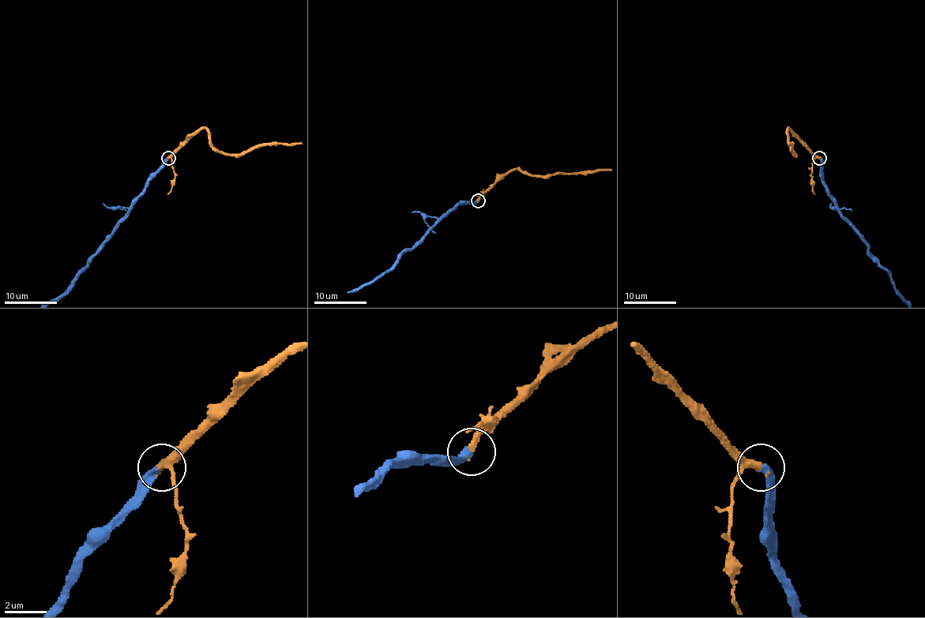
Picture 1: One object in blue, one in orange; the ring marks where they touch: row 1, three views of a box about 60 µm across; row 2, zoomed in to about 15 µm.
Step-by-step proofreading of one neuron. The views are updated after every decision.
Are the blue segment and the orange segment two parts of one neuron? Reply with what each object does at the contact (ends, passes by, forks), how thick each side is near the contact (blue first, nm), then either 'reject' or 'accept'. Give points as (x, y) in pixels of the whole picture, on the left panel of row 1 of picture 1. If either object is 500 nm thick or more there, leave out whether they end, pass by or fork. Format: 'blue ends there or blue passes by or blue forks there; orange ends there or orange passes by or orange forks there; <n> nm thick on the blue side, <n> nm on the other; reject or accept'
blue ends there; orange passes by; 320 nm thick on the blue side, 240 nm on the other; accept

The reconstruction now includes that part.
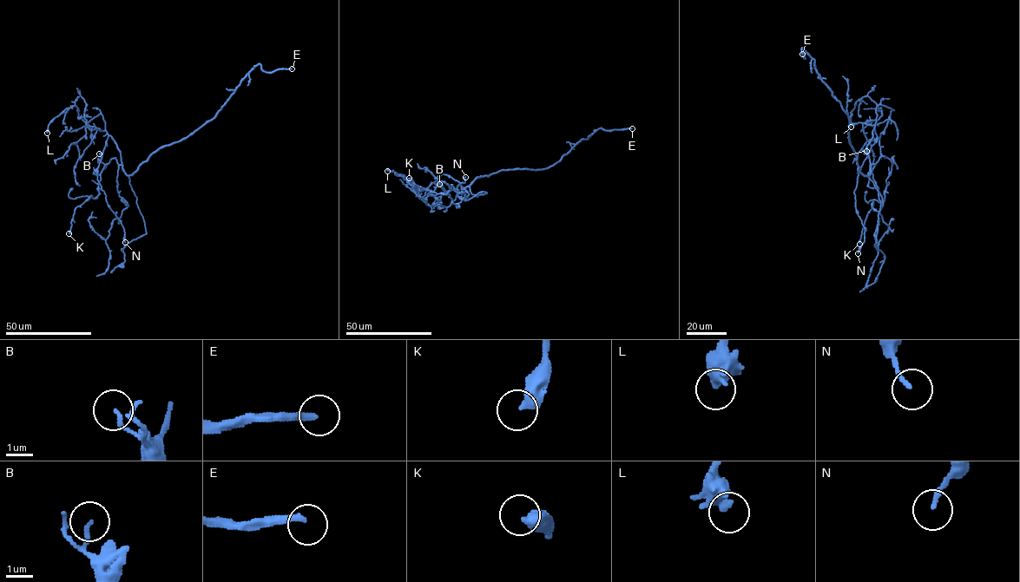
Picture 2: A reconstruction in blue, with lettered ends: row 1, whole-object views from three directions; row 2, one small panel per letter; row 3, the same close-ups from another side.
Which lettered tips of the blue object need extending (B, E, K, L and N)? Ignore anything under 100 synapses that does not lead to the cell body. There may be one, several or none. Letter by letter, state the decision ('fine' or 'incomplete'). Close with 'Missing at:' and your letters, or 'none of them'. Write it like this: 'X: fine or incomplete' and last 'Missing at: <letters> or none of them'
B: fine
E: incomplete
K: fine
L: fine
N: fine
Missing at: E

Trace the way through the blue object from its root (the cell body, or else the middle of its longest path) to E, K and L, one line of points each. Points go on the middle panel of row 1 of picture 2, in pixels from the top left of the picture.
E: (486, 176), (501, 170), (545, 169), (600, 128), (632, 128)
K: (486, 176), (477, 177), (463, 187), (447, 207), (440, 205), (431, 191), (424, 190), (409, 178)
L: (486, 176), (477, 177), (465, 187), (458, 185), (447, 192), (438, 185), (422, 198), (411, 181), (387, 171)

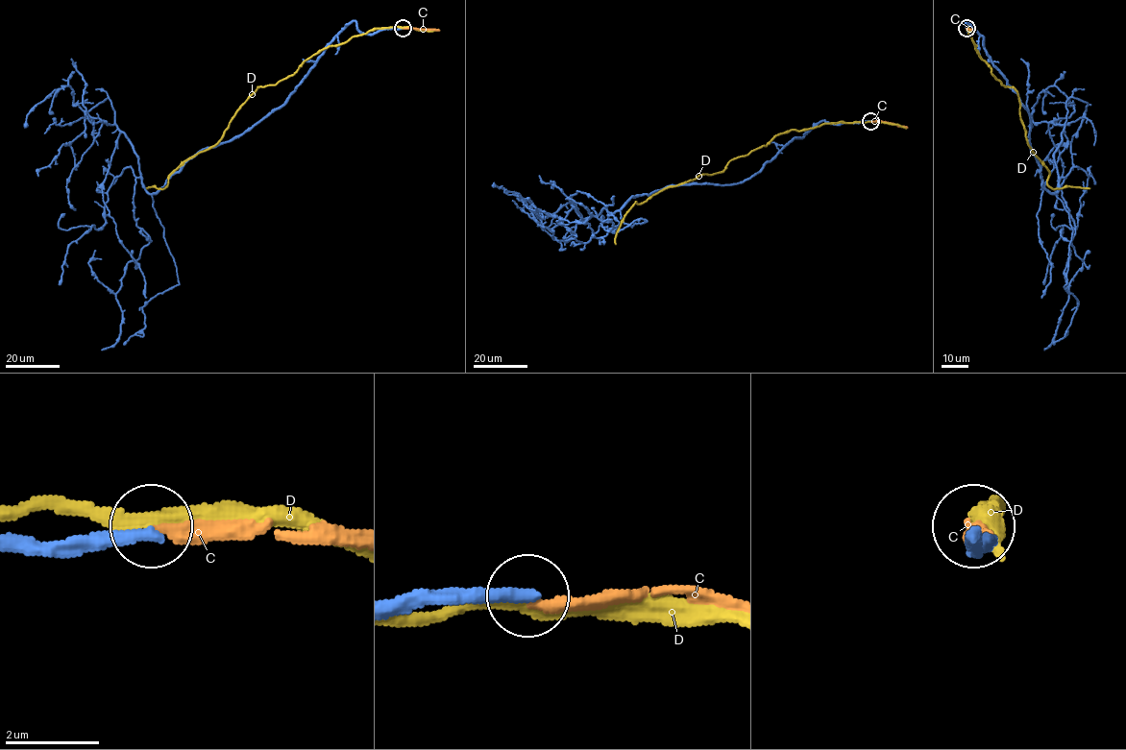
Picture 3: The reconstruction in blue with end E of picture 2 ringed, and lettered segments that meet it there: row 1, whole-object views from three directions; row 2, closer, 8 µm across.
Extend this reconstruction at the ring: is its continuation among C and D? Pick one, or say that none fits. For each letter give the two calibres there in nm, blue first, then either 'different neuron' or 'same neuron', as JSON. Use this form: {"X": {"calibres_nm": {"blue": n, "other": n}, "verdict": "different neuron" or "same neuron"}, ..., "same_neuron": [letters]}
{"C": {"calibres_nm": {"blue": 300, "other": 280}, "verdict": "same neuron"}, "D": {"calibres_nm": {"blue": 380, "other": 240}, "verdict": "different neuron"}, "same_neuron": ["C"]}

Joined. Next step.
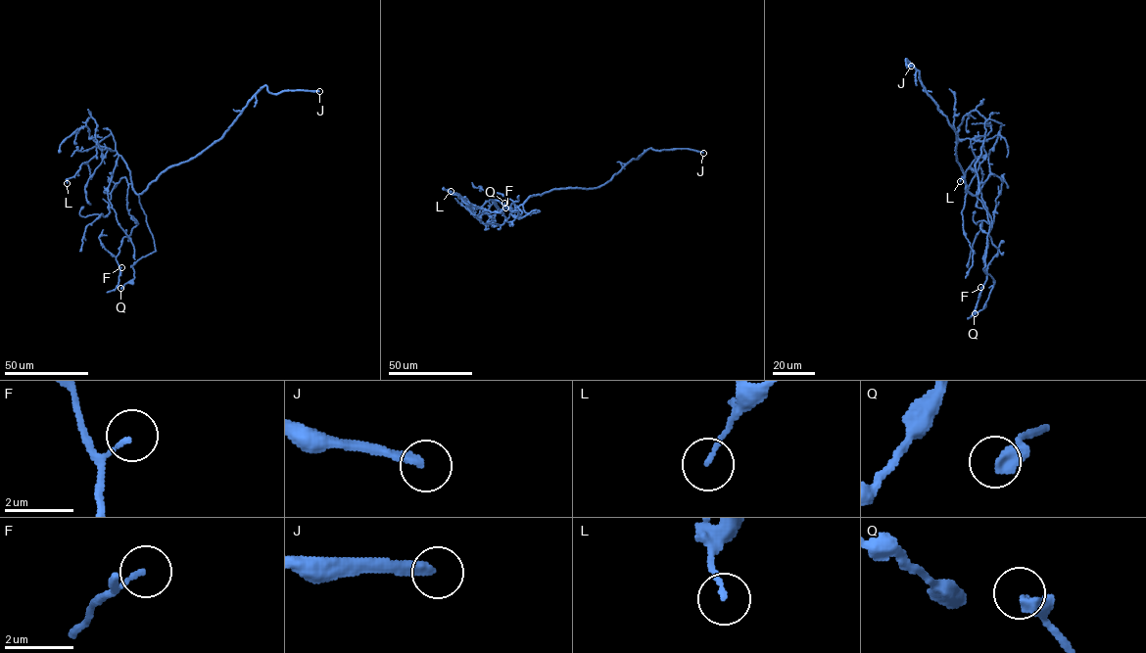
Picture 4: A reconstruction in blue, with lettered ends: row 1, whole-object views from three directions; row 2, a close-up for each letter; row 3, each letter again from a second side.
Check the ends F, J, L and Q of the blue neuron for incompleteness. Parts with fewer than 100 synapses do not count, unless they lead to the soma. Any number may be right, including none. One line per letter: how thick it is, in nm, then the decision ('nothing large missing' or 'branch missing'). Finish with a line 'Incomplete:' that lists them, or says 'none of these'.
F: 110 nm | nothing large missing
J: 280 nm | branch missing
L: 120 nm | nothing large missing
Q: 480 nm | nothing large missing
Incomplete: J

